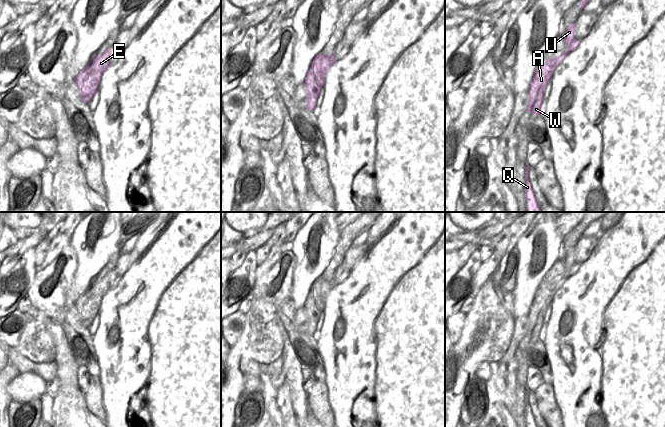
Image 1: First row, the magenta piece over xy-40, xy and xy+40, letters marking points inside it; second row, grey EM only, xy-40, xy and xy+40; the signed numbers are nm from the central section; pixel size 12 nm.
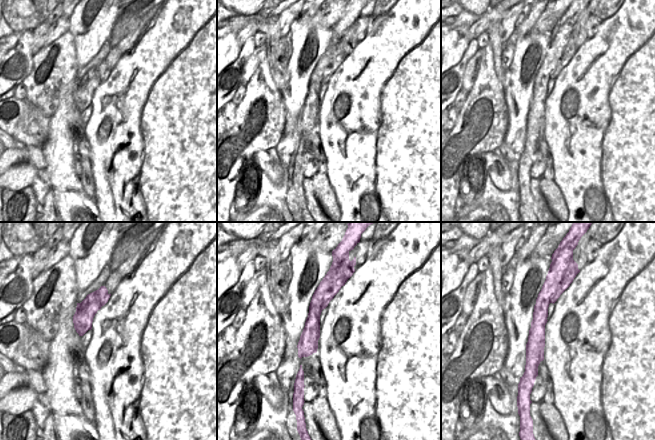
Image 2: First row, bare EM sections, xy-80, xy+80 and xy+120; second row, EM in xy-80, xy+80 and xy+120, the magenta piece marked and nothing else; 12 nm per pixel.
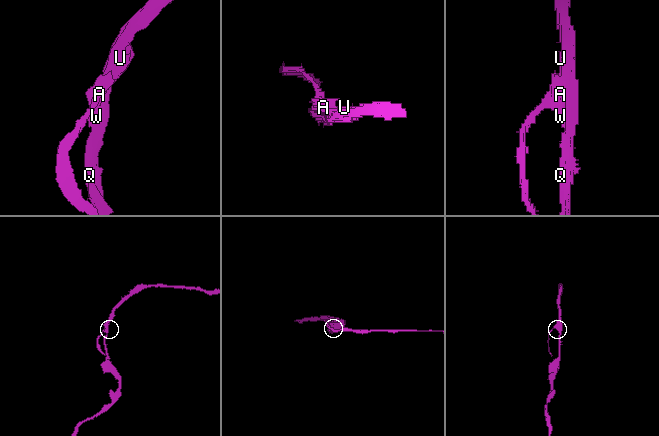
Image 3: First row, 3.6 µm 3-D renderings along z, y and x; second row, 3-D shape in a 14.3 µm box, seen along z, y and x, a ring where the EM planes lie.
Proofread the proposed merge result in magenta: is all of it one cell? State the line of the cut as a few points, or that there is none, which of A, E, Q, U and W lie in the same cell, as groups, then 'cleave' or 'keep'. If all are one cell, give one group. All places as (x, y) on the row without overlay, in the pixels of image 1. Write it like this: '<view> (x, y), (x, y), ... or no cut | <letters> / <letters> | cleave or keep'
xy+40 (545, 311), (542, 311), (535, 320), (529, 321) | A E / Q U W | cleave

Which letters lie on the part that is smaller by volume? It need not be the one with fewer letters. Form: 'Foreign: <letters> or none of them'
Foreign: A, E

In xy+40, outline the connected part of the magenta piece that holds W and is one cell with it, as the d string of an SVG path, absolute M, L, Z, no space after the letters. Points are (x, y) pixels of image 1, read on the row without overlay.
M541 312L536 321L528 321L528 328L526 330L526 336L535 339L542 339L542 325L544 323L544 317L546 312Z

